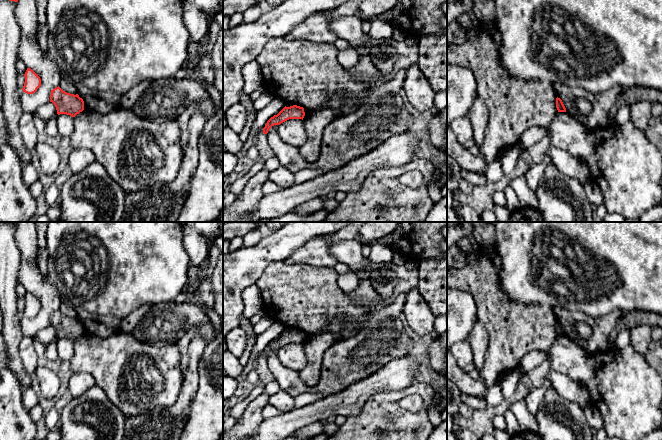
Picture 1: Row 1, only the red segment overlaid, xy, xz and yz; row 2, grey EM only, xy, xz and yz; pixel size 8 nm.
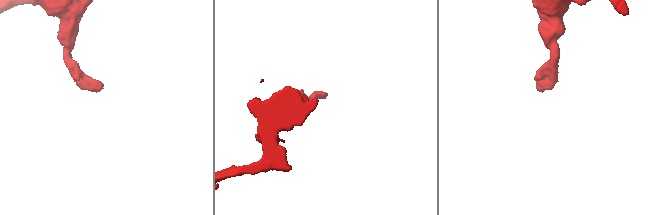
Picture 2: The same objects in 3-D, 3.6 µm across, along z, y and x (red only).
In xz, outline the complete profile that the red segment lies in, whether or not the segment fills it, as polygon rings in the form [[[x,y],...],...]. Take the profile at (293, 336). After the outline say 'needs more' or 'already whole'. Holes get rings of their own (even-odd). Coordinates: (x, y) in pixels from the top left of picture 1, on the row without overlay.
[[[293,329],[290,331],[284,331],[277,339],[271,341],[265,351],[263,352],[263,357],[267,358],[269,353],[274,349],[280,349],[281,347],[289,344],[289,343],[302,343],[305,340],[304,332]]]; already whole

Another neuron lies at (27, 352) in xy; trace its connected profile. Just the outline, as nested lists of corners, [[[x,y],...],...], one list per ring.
[[[23,337],[19,345],[19,355],[21,357],[25,372],[31,377],[36,376],[38,355],[35,350],[32,337]]]

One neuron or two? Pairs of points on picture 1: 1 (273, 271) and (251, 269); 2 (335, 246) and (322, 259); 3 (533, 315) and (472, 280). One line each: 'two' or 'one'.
1: two
2: two
3: one

